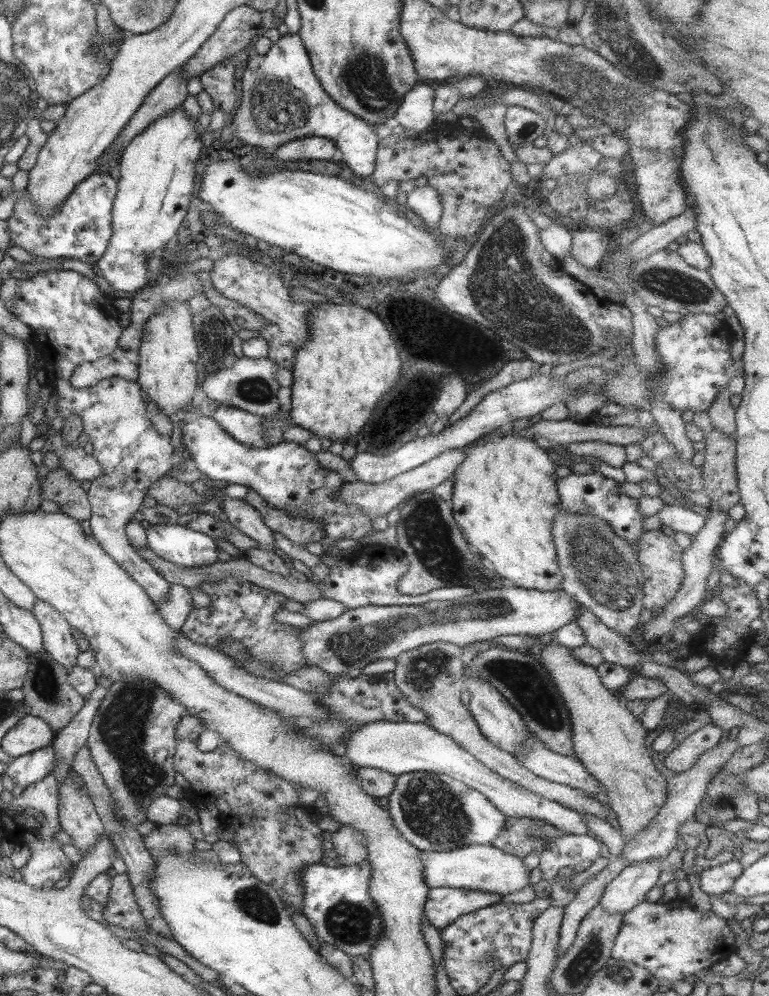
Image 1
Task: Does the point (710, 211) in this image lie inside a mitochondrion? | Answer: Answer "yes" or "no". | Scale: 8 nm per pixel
no

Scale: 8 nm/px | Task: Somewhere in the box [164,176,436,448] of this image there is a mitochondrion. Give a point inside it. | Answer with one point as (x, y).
(255, 390)

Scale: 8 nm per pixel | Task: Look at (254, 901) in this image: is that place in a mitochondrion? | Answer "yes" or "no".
yes

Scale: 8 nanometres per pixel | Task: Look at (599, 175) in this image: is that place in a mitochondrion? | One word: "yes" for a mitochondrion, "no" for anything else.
no

